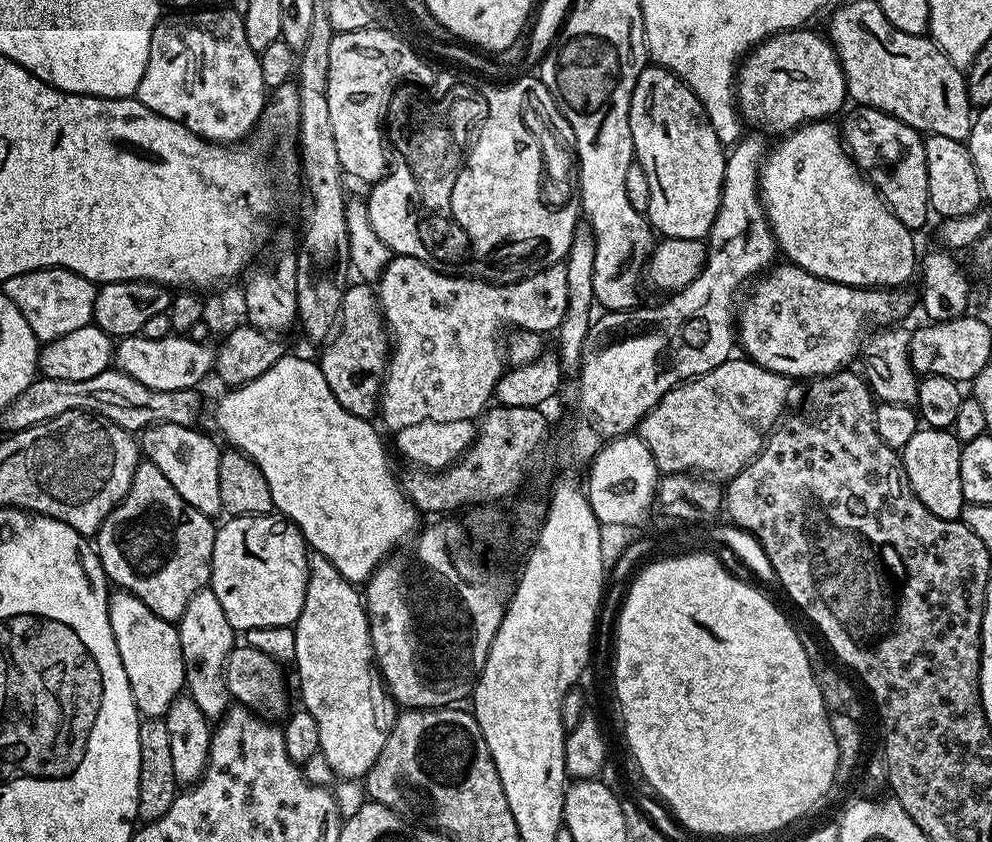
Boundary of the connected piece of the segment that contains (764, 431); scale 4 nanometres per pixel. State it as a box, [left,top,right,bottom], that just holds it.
[638,358,789,482]

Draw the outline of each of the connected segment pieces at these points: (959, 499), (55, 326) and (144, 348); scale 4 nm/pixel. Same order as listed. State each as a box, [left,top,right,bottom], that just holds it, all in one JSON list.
[[902,427,965,520],[2,268,97,342],[114,334,216,390]]

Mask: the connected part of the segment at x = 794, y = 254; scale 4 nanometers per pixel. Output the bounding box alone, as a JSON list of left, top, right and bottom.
[760,120,918,289]

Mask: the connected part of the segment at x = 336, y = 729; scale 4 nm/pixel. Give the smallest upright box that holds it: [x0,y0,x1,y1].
[294,552,398,780]

